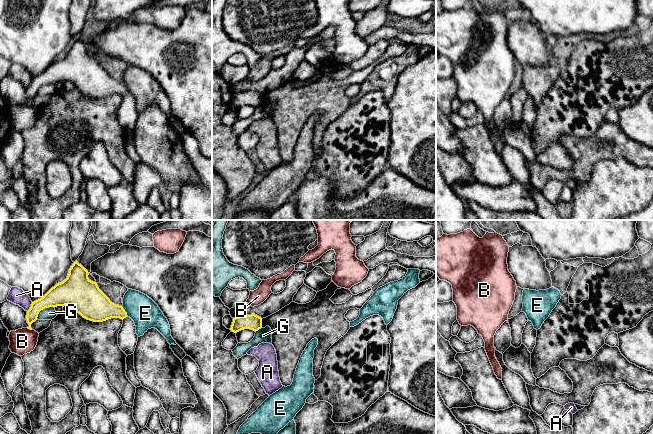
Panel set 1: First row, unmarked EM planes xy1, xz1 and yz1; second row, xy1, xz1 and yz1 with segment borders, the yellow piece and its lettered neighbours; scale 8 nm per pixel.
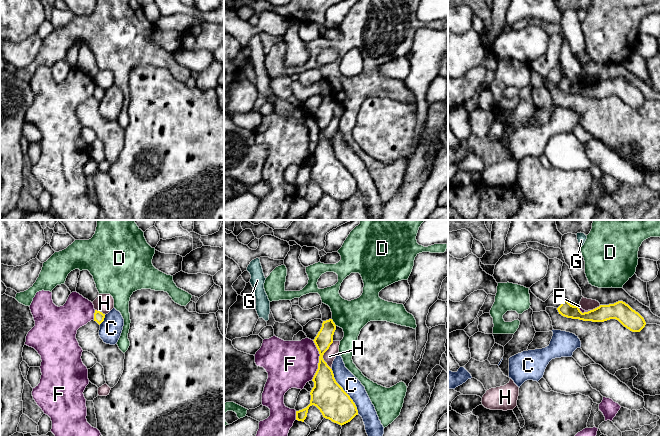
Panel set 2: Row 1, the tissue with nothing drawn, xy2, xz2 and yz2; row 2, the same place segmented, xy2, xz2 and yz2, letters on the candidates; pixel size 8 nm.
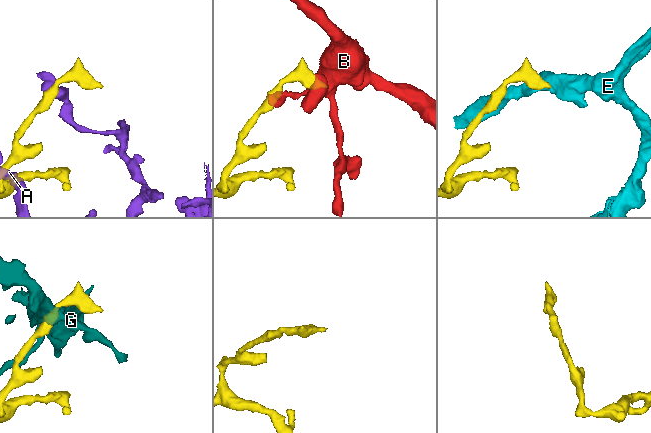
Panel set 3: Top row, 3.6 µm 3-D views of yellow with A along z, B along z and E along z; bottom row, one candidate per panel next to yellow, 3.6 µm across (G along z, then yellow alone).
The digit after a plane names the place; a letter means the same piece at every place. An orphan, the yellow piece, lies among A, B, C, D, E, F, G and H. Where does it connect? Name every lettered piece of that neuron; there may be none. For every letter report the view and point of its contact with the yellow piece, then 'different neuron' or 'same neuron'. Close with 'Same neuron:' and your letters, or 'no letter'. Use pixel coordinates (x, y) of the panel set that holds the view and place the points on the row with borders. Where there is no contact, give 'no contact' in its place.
A: contact xy1 (30, 307); different neuron
B: contact xy1 (30, 329); different neuron
C: contact xz2 (344, 391); different neuron
D: contact xz2 (333, 322); different neuron
E: contact xy1 (124, 311); different neuron
F: contact xz2 (319, 360); different neuron
G: contact xy1 (43, 308); different neuron
H: contact xz2 (323, 354); different neuron
Same neuron: no letter

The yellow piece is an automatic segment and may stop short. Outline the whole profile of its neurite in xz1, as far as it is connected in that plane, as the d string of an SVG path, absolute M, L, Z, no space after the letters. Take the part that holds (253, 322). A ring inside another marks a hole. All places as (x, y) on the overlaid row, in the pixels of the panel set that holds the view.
M251 314L233 318L230 330L234 333L237 333L244 329L250 329L256 332L261 328L262 318L255 314Z

